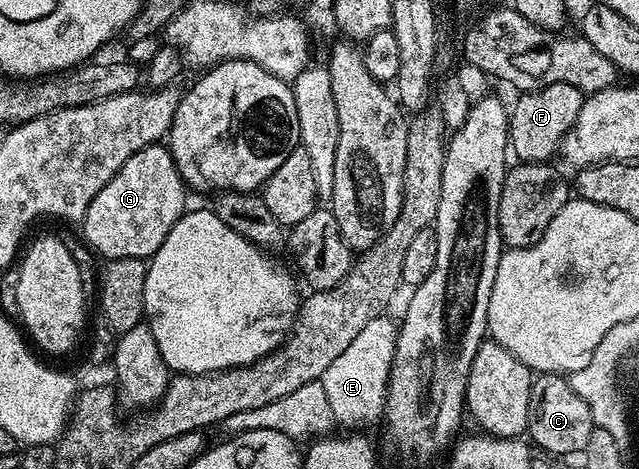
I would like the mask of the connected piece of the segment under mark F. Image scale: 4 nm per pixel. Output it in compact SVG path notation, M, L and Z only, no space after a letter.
M551 83L542 89L525 91L514 105L511 105L511 116L509 119L509 145L511 153L517 156L518 162L540 161L549 163L558 156L561 148L561 140L565 138L565 132L579 119L579 111L583 107L586 94L579 91L579 87L571 87L571 83Z

